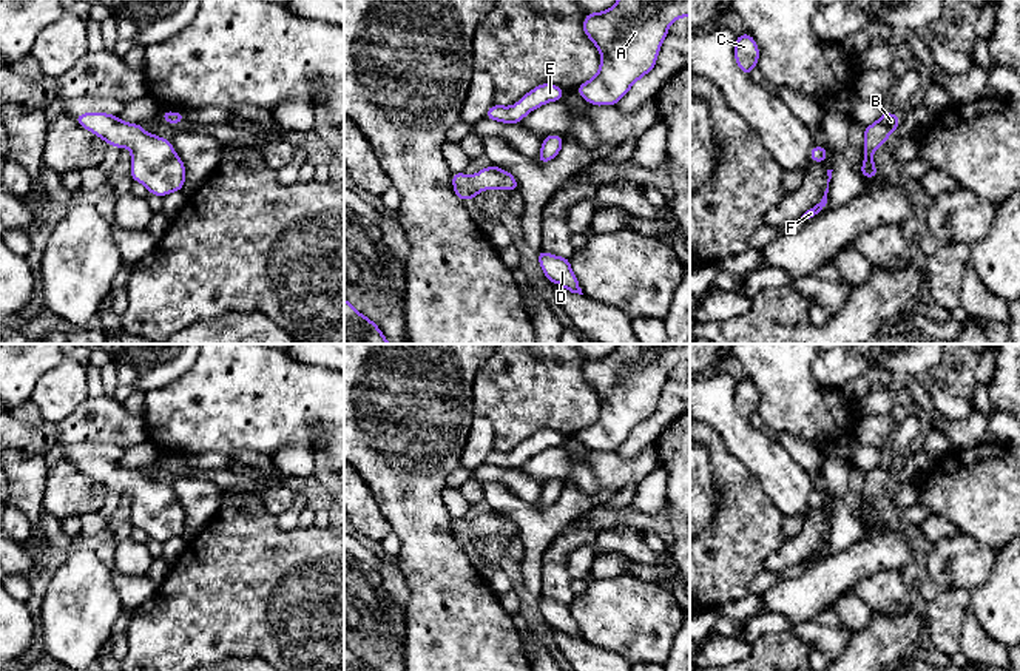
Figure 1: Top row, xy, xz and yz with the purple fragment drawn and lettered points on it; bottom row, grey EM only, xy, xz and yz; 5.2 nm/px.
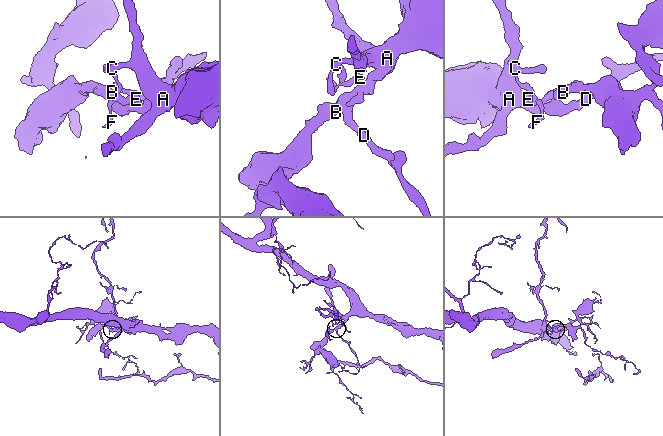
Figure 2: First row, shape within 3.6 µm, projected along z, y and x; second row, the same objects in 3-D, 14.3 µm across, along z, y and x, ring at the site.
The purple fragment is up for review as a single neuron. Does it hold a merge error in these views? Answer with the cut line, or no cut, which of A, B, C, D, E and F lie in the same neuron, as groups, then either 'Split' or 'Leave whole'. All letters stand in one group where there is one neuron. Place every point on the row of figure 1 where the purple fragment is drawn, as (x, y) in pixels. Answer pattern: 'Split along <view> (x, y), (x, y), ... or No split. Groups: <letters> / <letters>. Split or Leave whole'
No split. Groups: A B C D E F. Leave whole

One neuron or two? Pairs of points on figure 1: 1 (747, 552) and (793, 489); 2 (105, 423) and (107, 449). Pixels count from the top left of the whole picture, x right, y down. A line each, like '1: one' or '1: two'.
1: two
2: two

